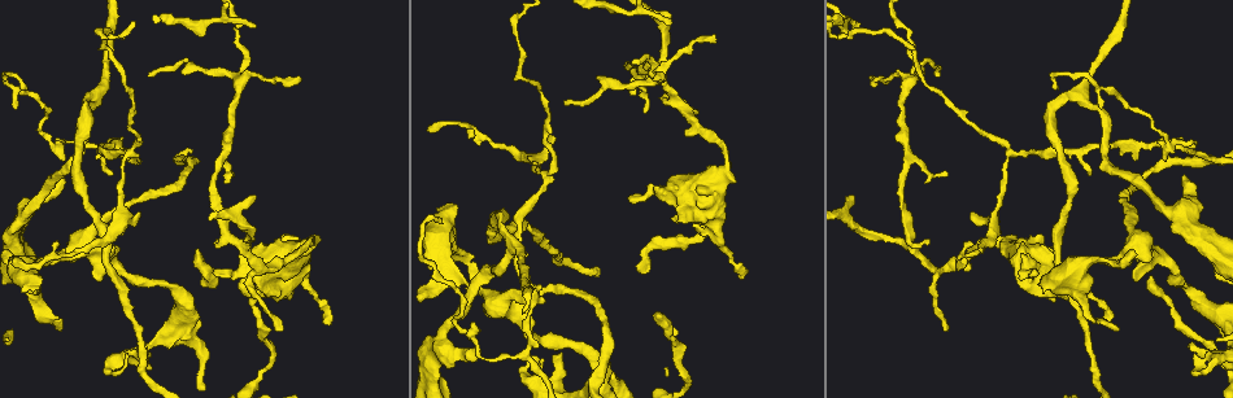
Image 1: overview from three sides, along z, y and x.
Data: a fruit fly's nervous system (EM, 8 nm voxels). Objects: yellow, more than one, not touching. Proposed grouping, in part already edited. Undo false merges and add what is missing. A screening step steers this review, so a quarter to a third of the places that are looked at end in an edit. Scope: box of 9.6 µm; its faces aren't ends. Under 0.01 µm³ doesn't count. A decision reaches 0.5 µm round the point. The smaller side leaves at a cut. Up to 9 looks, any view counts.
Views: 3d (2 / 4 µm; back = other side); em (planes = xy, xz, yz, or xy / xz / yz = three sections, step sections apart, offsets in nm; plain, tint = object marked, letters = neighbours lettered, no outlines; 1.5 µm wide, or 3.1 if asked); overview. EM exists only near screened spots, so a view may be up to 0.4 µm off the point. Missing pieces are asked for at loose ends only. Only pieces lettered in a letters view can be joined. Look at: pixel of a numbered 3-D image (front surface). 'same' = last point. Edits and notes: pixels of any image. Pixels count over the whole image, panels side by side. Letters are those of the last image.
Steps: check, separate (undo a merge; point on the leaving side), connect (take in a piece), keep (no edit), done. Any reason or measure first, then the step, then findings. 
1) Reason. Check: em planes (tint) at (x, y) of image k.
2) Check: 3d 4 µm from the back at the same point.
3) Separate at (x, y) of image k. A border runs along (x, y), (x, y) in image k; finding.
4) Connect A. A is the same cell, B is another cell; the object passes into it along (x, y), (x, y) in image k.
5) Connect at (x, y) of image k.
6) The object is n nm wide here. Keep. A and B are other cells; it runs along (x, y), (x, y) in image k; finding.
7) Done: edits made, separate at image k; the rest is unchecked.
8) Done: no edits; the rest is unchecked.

Sudden change in width. Check: 3d 4 µm at (1011, 245) of image 1.

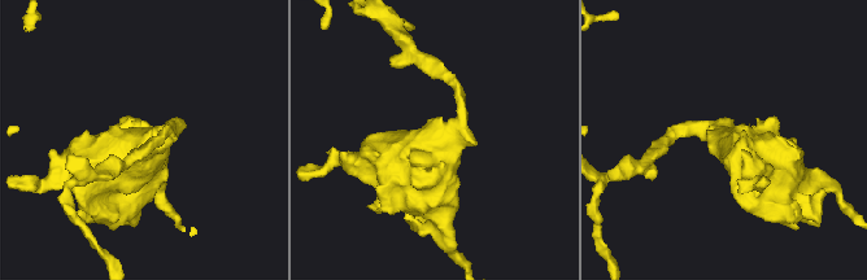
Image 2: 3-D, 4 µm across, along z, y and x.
Check: em planes (plain) at (722, 135) of image 2.

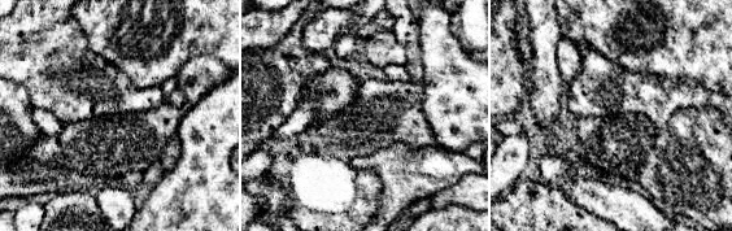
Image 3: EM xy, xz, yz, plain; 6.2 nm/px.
Check: em planes (letters) at the same point.

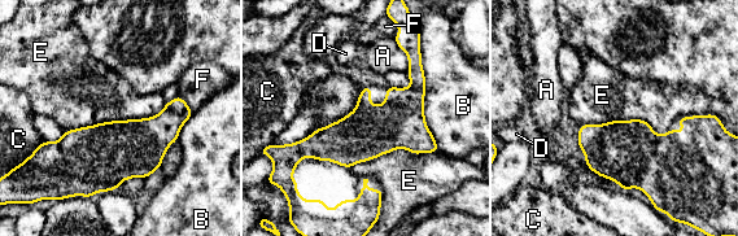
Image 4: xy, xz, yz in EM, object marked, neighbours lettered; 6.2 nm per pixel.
The longest contact is with E, 650 nm. Keep. A, B, C, D, E and F are other cells; a border runs along (166, 101), (153, 116), (65, 131) in image 4; all the same neuron.

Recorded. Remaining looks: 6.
Stops while still wide. Check: em planes (plain) at (699, 232) of image 1.

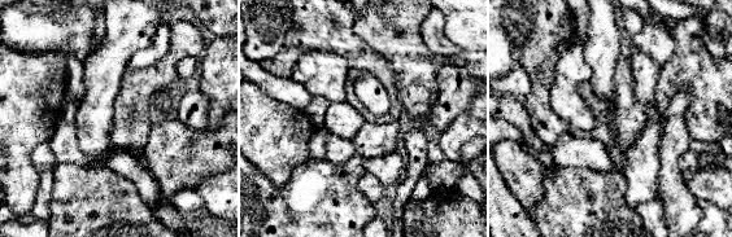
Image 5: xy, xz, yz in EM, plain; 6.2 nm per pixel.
See the neighbours. Check: em planes (letters) at the same point.

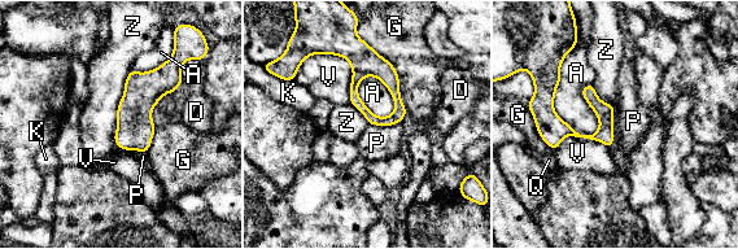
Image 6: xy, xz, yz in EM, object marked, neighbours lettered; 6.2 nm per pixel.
Keep. A, D, G, K, P, Q, V and Z are other cells; it runs along (353, 42), (392, 82), (397, 119) in image 6; no lettered piece goes on from it.

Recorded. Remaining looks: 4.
Branch stops here. Check: em xy step 4 (tint) at (611, 376) of image 1.

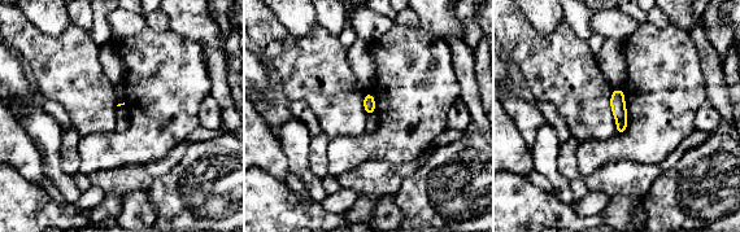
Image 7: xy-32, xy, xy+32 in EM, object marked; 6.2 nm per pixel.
Check: em planes (letters) at the same point.

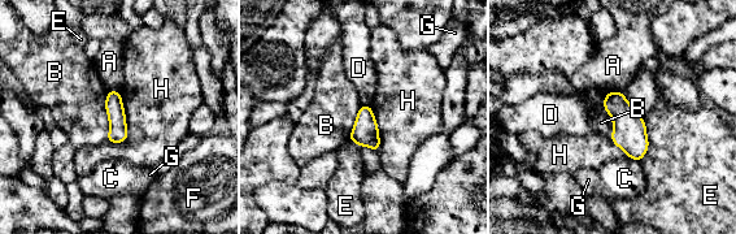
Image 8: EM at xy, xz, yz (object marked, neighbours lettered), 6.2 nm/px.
Keep. A, B, C, D, E, F, G and H are other cells; a border runs along (609, 91), (610, 139) in image 8; no lettered piece goes on from it.

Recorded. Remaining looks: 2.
Check: em planes (plain) at (1182, 175) of image 1.

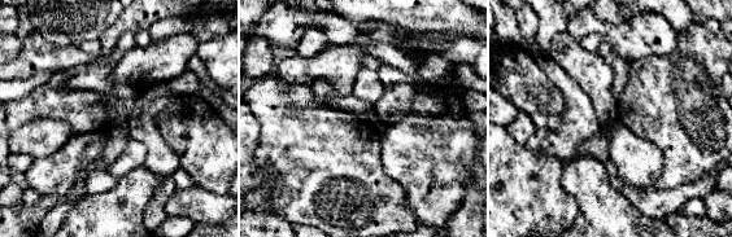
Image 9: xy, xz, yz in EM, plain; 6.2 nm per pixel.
What lies round it. Check: em planes (letters) at the same point.

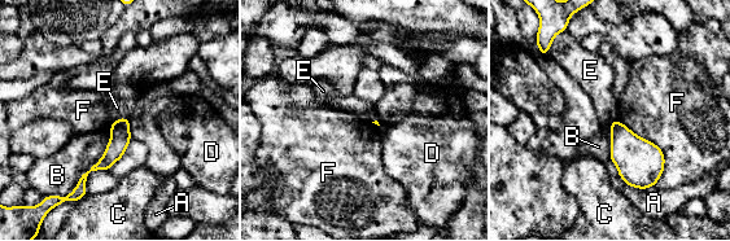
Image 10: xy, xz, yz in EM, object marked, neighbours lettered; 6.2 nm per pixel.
Keep. A, B, C, D, E and F are other cells; a border runs along (126, 117), (119, 117), (113, 122) in image 10; none of them fits.

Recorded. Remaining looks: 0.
Done: no edits; the rest is unchecked.

